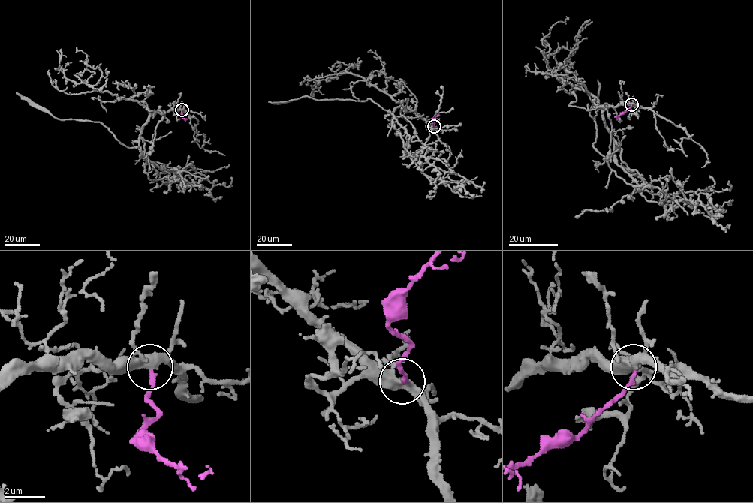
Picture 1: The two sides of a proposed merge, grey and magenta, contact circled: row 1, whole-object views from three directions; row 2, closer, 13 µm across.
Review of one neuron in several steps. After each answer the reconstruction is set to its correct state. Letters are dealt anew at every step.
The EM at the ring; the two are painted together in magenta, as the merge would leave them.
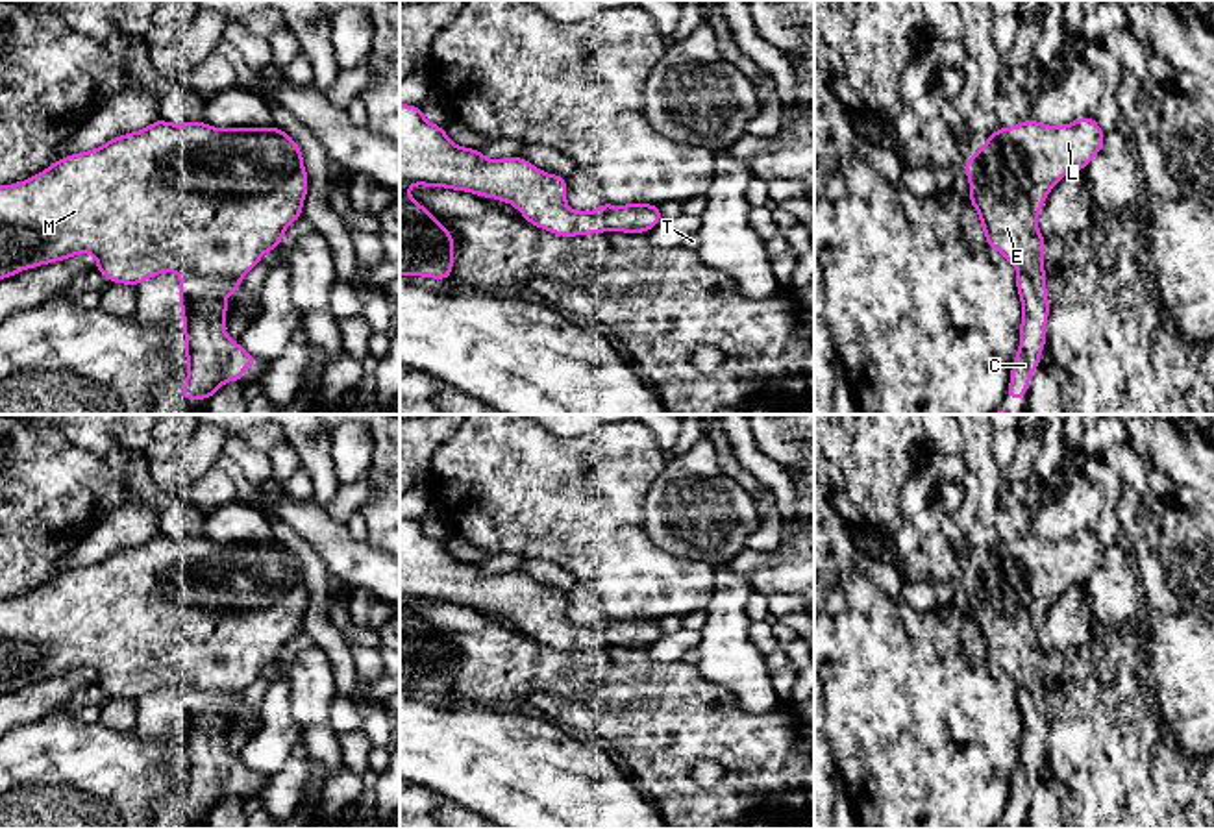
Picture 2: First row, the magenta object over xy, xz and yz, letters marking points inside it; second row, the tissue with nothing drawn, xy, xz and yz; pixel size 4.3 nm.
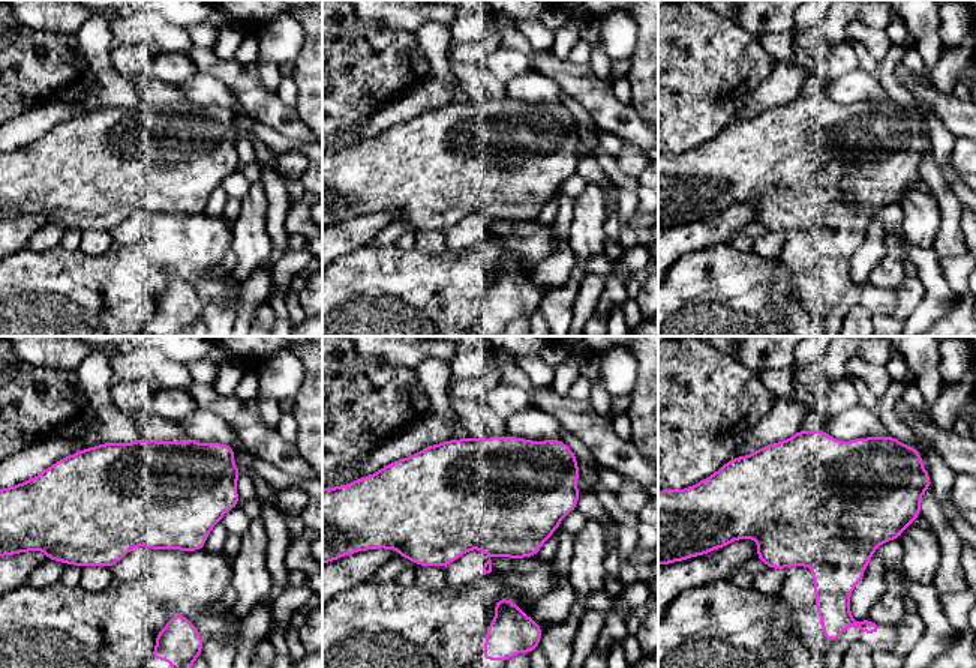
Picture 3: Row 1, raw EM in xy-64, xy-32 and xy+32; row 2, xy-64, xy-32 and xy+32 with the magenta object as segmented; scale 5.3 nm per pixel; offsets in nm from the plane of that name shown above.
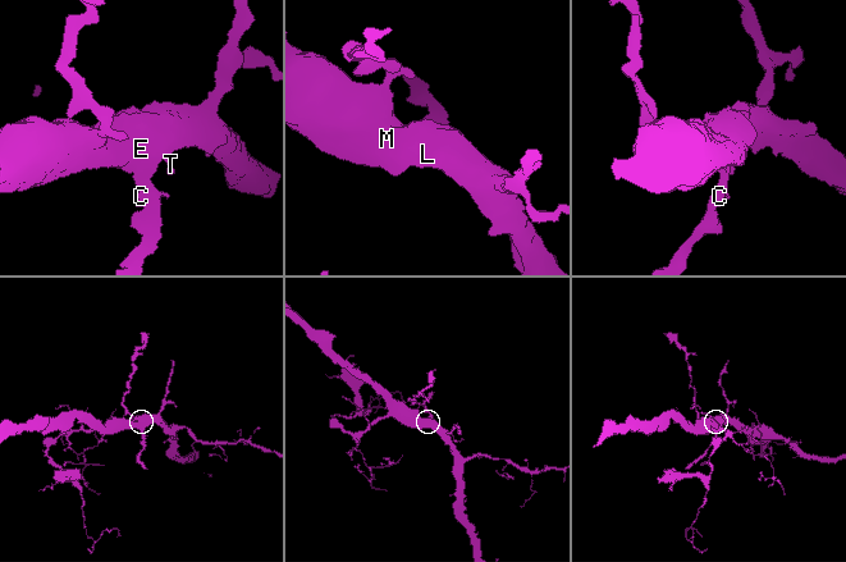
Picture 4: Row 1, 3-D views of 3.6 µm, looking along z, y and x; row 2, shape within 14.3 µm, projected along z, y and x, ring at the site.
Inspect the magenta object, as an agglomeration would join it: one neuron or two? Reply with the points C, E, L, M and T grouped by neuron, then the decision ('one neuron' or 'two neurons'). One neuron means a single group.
C E L M T | one neuron

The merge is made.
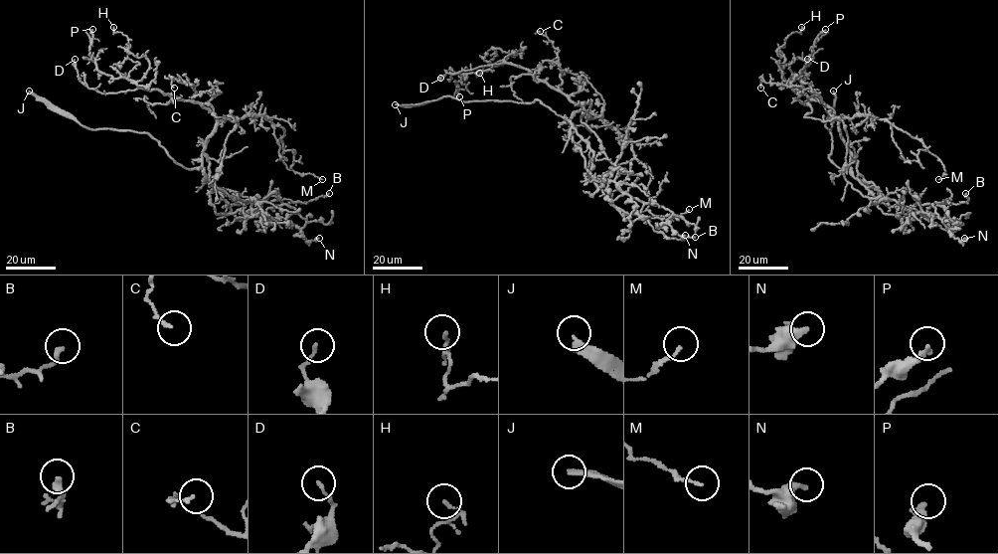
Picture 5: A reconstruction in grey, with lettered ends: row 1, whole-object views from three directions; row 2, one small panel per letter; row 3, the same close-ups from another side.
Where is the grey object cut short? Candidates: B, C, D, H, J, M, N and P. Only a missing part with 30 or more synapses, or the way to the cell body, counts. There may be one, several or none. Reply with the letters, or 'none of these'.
J

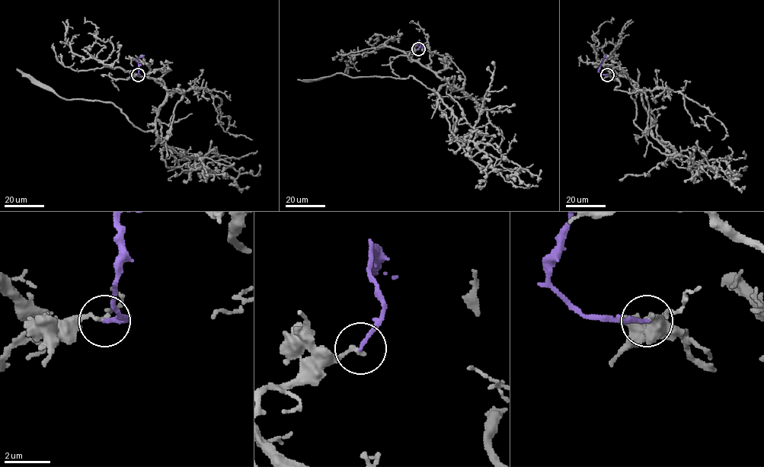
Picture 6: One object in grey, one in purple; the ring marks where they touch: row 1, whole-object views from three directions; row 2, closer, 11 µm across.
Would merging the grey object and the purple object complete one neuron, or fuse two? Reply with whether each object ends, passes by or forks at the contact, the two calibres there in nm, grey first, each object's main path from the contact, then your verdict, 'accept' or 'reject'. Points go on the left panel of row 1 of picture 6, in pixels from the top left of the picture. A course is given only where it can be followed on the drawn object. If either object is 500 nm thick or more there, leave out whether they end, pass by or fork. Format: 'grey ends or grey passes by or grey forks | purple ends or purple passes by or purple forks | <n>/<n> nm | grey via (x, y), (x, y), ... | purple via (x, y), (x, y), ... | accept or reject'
grey ends | purple ends | 170/160 nm | grey via (137, 75), (127, 79), (165, 88), (155, 134), (173, 155), (224, 159), (249, 187) | purple via (137, 75), (139, 75), (137, 59), (142, 55) | reject

